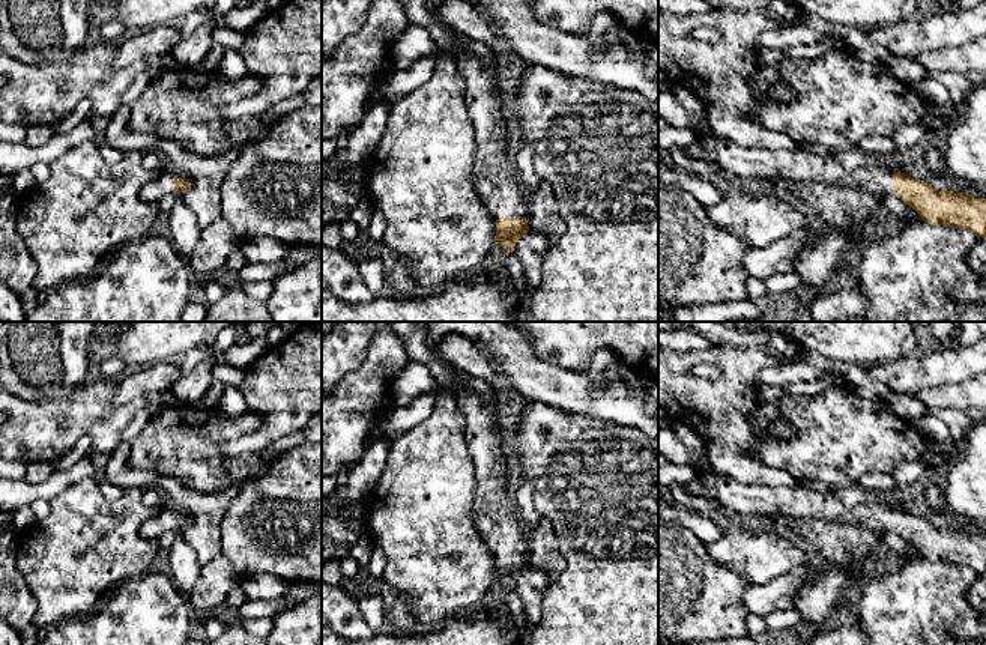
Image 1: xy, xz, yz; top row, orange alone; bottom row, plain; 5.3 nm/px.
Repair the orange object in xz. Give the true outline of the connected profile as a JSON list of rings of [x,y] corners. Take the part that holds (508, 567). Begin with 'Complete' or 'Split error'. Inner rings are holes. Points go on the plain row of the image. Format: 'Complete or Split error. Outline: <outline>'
Split error. Outline: [[[388,322],[403,341],[412,361],[425,364],[442,391],[452,391],[467,418],[466,444],[475,465],[476,495],[473,520],[485,538],[496,562],[495,583],[505,583],[507,592],[529,568],[528,538],[516,511],[516,499],[507,492],[507,460],[499,430],[501,406],[507,401],[499,386],[493,401],[479,392],[457,386],[460,370],[440,359],[439,346],[428,343],[428,322]]]

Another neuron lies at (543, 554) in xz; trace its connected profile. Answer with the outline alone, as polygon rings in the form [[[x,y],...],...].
[[[541,517],[537,526],[526,531],[526,538],[529,567],[546,571],[552,579],[558,577],[565,570],[565,562],[550,520]]]

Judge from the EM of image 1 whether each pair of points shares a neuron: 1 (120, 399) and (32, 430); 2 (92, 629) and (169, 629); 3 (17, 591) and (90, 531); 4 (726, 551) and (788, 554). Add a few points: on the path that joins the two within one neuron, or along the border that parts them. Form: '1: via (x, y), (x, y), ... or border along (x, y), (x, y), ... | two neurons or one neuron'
1: border along (119, 379), (113, 399), (114, 406) | two neurons
2: via (111, 629), (149, 629) | one neuron
3: border along (15, 549), (17, 570), (36, 605), (33, 618) | two neurons
4: via (741, 551), (773, 552) | one neuron

